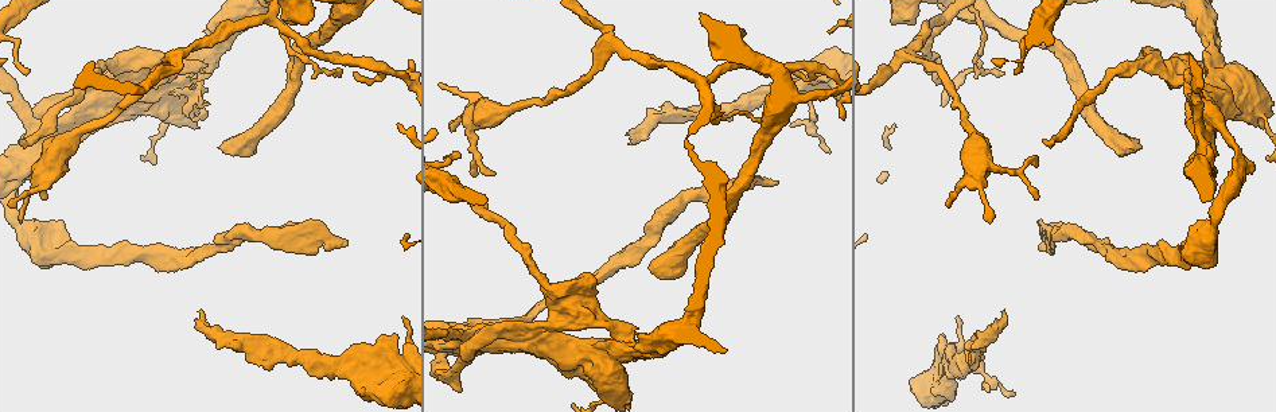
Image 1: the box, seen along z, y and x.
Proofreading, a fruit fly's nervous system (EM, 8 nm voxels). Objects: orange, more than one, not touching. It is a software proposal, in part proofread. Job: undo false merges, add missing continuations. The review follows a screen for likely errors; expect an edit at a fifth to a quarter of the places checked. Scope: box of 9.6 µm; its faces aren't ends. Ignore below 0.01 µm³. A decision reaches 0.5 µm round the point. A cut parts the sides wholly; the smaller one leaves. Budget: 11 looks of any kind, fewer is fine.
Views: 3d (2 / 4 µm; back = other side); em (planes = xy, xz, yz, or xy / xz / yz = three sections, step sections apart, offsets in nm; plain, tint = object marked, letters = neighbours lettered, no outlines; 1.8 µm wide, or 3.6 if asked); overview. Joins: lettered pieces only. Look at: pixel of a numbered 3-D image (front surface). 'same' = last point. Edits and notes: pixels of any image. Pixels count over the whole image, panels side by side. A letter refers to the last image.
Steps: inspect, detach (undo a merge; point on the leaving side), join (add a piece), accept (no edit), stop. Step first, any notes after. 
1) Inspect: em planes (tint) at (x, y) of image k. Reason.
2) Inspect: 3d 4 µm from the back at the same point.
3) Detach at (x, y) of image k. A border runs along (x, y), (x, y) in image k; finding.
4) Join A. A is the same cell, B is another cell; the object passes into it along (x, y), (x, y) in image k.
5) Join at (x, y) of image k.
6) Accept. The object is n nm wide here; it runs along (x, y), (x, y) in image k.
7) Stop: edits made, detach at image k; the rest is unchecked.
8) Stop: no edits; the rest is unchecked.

Inspect: 3d 4 µm at (1006, 312) of image 1. Long arm stops here.

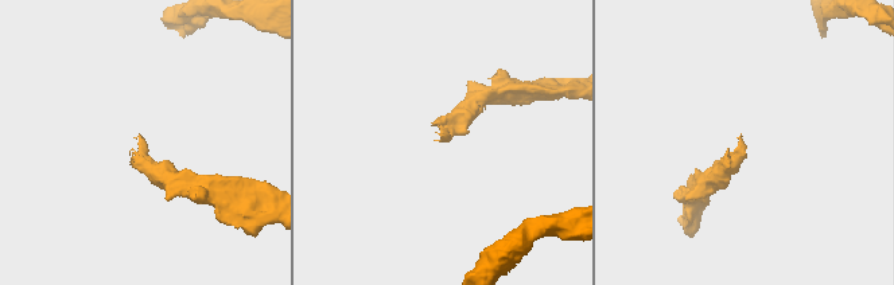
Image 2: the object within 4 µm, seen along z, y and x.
Inspect: em xy step 8 (letters) at (739, 138) of image 2. Shape alone is not enough.

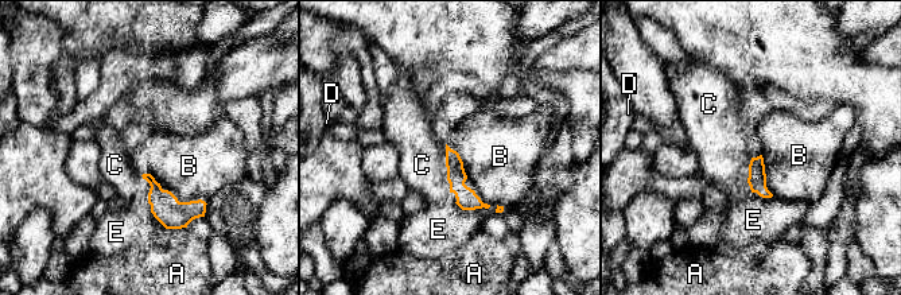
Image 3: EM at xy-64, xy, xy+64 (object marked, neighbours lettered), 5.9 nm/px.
Join C. C is the same cell, A, B, D and E are other cells; the neuron continues.

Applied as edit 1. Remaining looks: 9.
Inspect: em planes (letters) at (397, 335) of image 1. An open end.

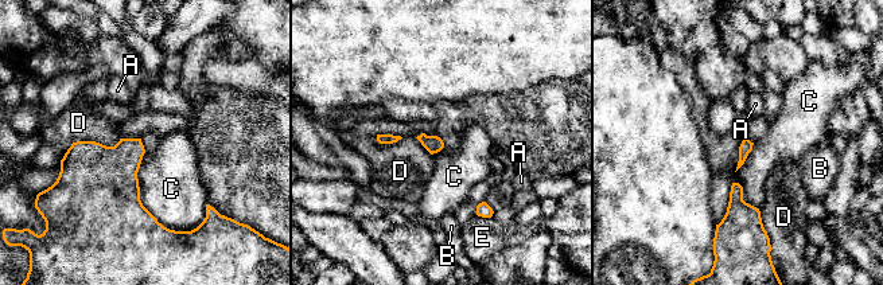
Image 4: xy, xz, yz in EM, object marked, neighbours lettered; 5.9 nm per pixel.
Accept. A, B, C, D and E are other cells; a border runs along (144, 152), (139, 199), (171, 230) in image 4; none of them fits.

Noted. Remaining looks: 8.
Inspect: 3d 2 µm from the back at (975, 15) of image 1. Three-way junction.

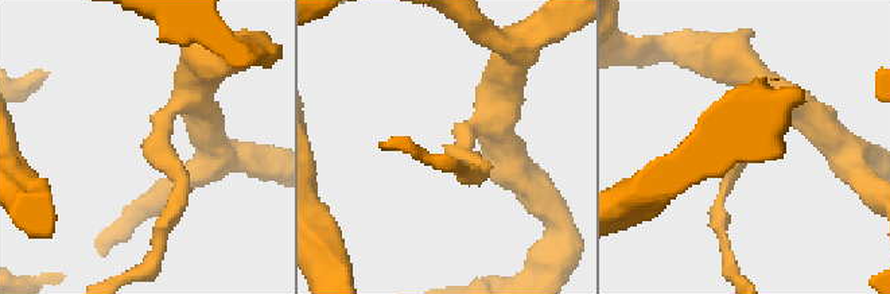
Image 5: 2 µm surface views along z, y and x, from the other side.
Inspect: em planes (letters) at (460, 152) of image 5. 3 arms meet here; now the EM.

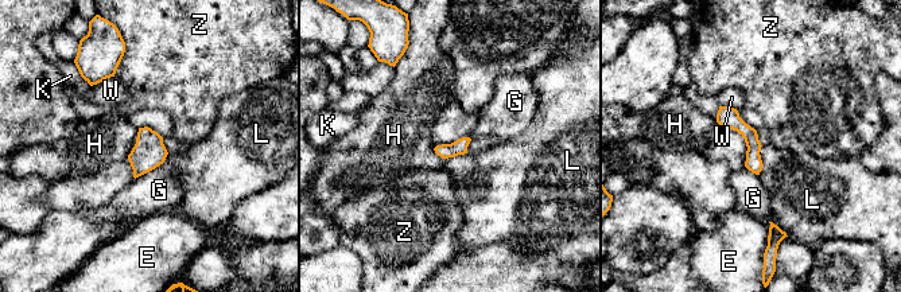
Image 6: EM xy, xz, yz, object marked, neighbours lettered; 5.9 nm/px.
Accept. E, G, H, K, L, W and Z are other cells; a border runs along (762, 146), (758, 175) in image 6; one neuron here.

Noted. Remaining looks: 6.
Inspect: 3d 2 µm at (21, 142) of image 1. End of a long branch.

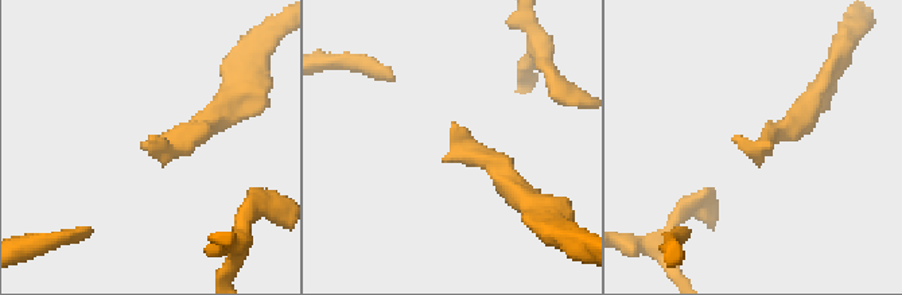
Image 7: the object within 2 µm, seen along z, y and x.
Inspect: em planes (letters) at (455, 126) of image 7.

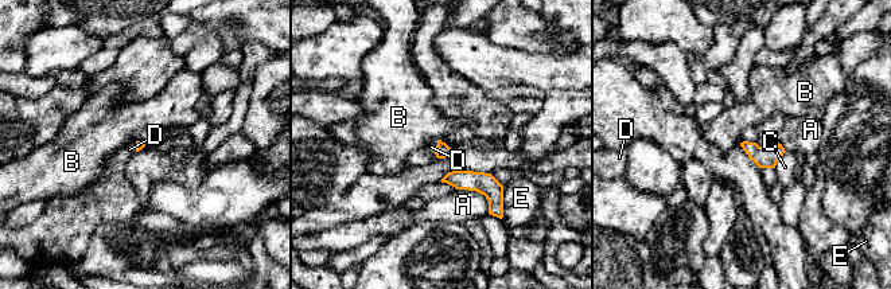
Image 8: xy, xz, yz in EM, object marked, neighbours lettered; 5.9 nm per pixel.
Join D. D is the same cell, A, B, C and E are other cells; the object passes into it along (765, 157), (767, 167), (769, 175) in image 8; the neuron continues.

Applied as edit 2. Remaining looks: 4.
Inspect: overview.

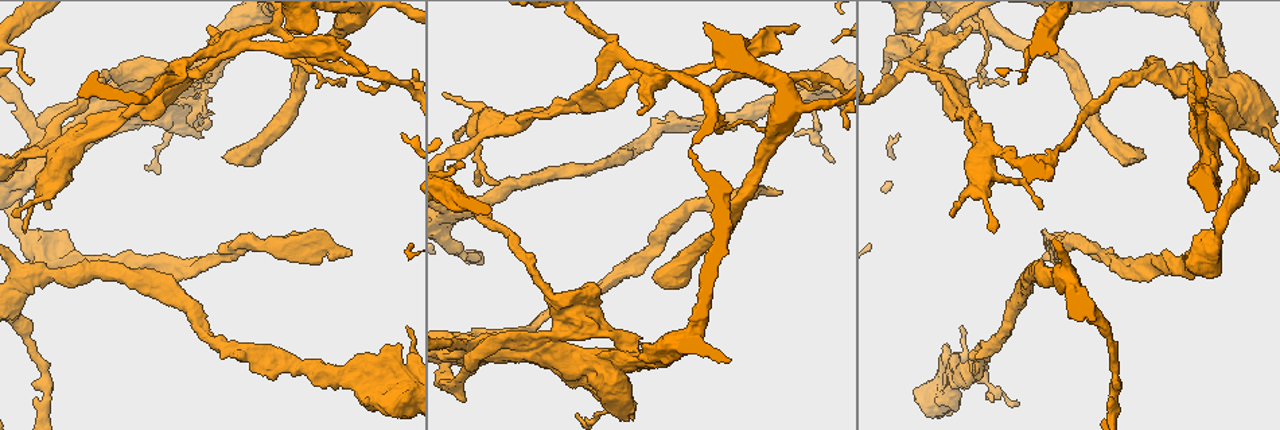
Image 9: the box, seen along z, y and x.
Inspect: 3d 4 µm at (1144, 62) of image 9. An open end.

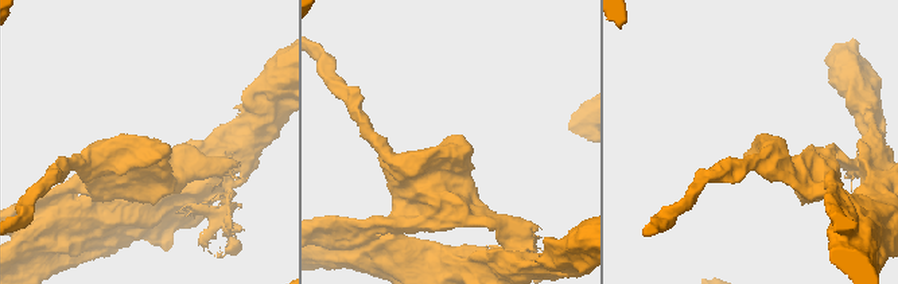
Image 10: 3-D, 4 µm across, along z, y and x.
Inspect: em xz step 4 (letters) at (756, 146) of image 10. Need the tissue.

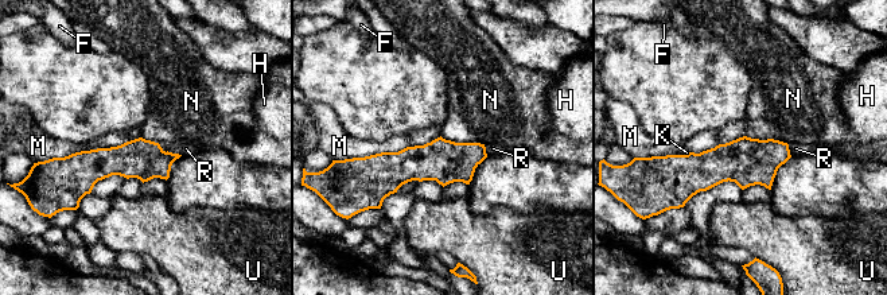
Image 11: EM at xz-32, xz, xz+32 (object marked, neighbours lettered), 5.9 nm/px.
Inspect: em planes (letters) at the same point.

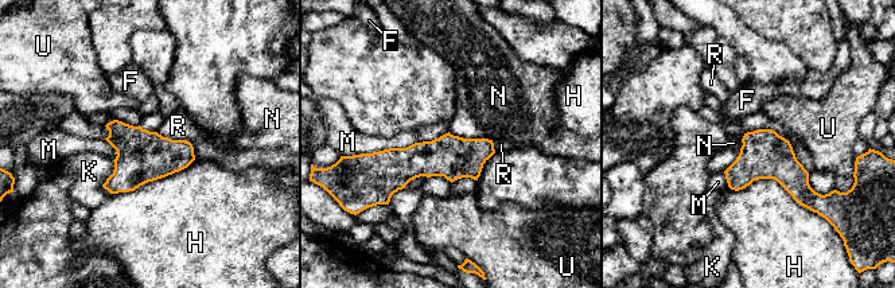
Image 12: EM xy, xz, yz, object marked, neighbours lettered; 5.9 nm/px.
Accept. F, H, K, M, N, R and U are other cells; no lettered piece goes on from it.

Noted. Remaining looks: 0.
Stop: edits made, join at image 3, join at image 8; the rest is unchecked.

